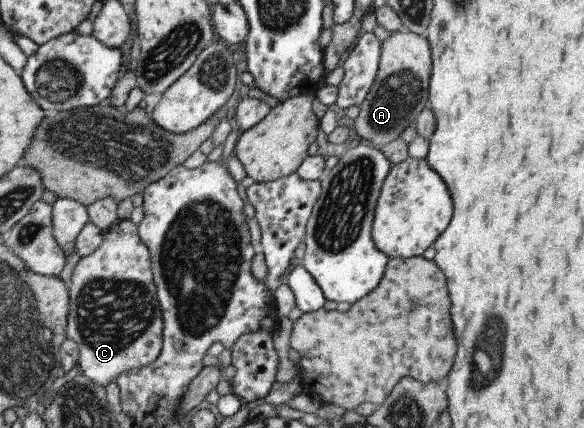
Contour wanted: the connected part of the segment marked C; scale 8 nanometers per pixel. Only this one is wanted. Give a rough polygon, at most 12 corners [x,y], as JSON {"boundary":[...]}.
{"boundary":[[137,225],[79,257],[65,336],[103,389],[152,364],[161,310]]}

